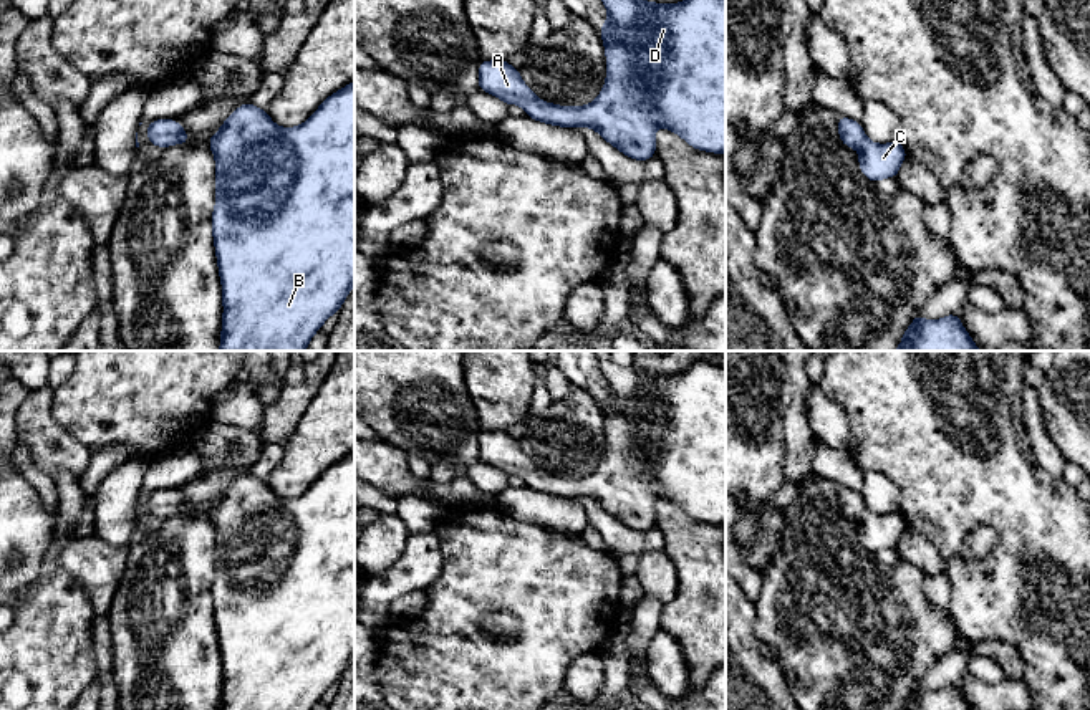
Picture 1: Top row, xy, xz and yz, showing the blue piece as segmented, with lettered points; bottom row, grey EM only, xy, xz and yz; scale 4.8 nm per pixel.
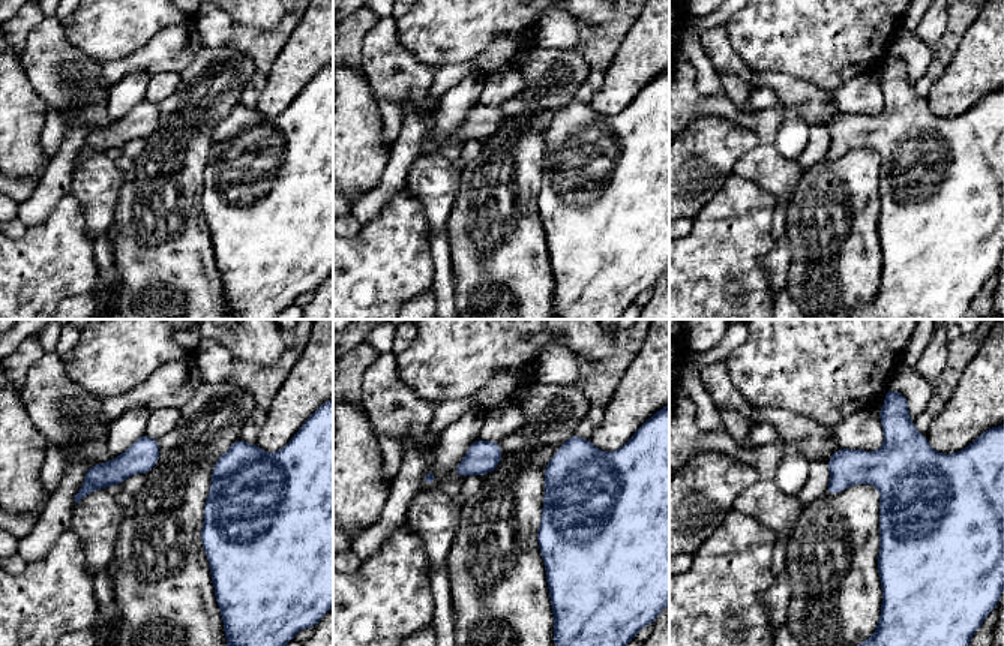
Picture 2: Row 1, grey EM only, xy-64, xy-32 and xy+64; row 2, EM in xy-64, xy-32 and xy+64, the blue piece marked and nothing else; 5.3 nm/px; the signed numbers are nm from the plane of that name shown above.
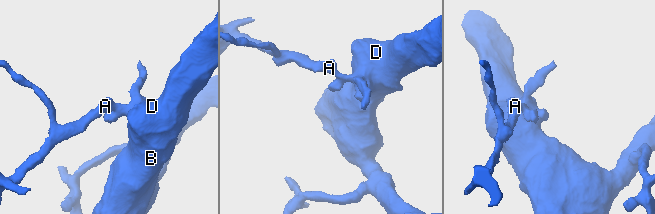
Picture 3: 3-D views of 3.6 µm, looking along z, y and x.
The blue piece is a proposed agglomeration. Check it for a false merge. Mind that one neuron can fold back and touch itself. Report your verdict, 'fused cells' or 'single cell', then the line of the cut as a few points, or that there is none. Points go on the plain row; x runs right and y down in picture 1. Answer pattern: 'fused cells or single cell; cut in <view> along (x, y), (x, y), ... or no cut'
single cell; no cut

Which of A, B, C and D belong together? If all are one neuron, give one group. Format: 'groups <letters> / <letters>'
groups A B C D

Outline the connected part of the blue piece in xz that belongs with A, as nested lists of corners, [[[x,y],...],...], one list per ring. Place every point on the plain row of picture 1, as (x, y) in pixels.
[[[600,361],[601,374],[610,389],[600,397],[606,425],[606,450],[598,468],[586,477],[557,477],[542,472],[520,449],[520,442],[505,430],[479,435],[479,460],[502,470],[507,477],[518,475],[527,487],[560,498],[591,498],[606,513],[629,530],[648,531],[656,526],[654,503],[669,500],[697,521],[726,526],[726,366],[701,362],[679,374],[654,374],[634,366]]]

